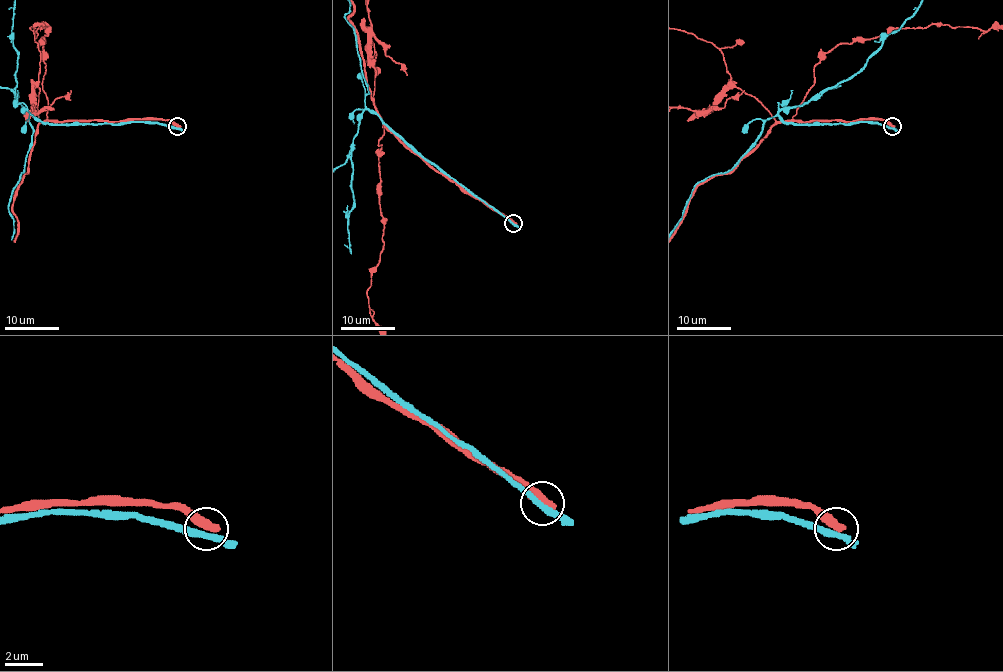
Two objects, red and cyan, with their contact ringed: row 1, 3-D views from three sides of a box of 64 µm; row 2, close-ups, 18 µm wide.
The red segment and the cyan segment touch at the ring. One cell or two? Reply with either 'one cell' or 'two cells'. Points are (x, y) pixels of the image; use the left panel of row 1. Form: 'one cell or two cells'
two cells

